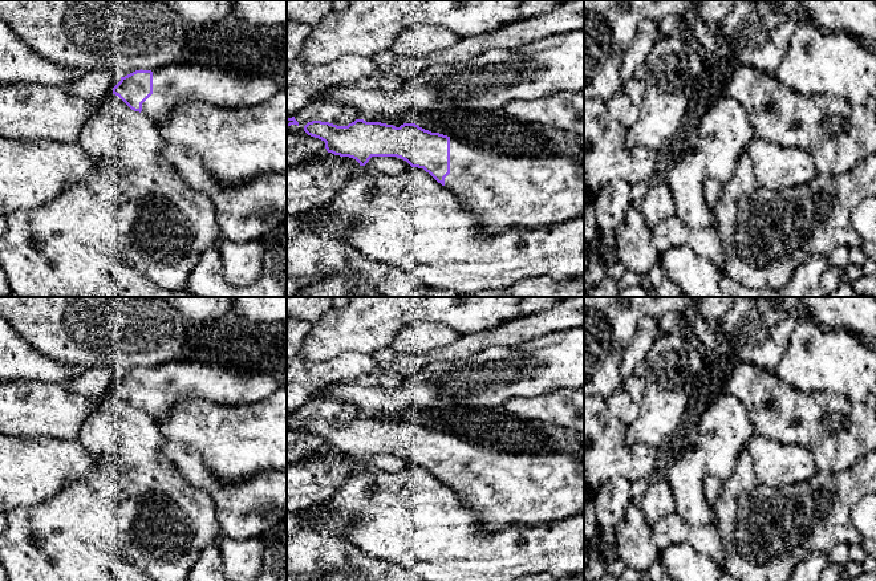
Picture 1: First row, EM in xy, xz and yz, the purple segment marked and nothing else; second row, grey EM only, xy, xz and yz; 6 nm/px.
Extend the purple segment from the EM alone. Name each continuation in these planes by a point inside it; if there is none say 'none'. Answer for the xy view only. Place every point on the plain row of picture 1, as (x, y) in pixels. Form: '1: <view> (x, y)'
1: xy (178, 381)

